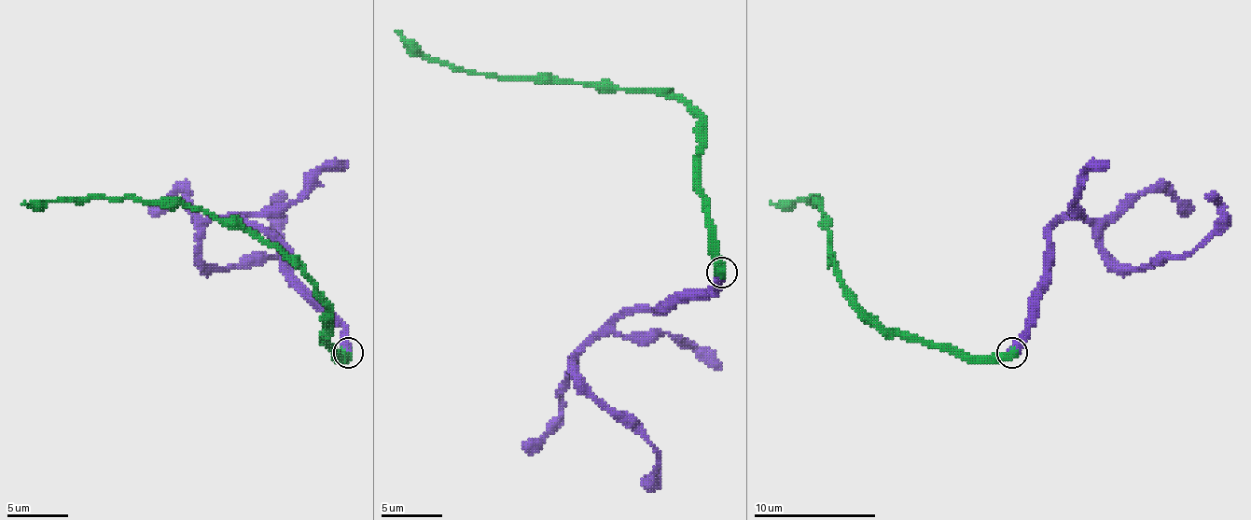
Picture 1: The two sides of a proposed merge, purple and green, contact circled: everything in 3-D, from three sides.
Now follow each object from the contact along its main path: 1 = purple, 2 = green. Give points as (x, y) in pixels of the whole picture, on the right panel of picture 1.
1: (1010, 353), (1063, 219), (1084, 219), (1120, 265), (1154, 268), (1205, 237), (1221, 216), (1209, 194)
2: (1010, 353), (965, 357), (925, 341), (889, 335), (858, 304), (840, 274), (819, 203), (810, 198), (770, 203)

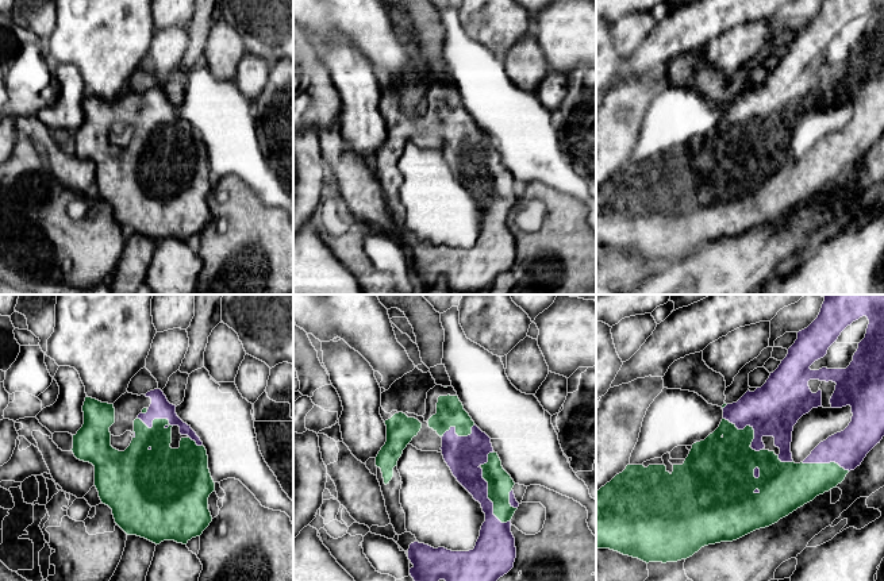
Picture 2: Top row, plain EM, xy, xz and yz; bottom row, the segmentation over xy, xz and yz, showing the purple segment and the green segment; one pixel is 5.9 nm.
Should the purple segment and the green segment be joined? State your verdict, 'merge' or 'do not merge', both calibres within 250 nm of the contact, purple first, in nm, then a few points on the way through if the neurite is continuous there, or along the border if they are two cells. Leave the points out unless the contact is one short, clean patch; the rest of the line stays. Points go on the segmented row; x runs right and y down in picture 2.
merge; 190 nm thick on the purple side, 150 nm on the other

